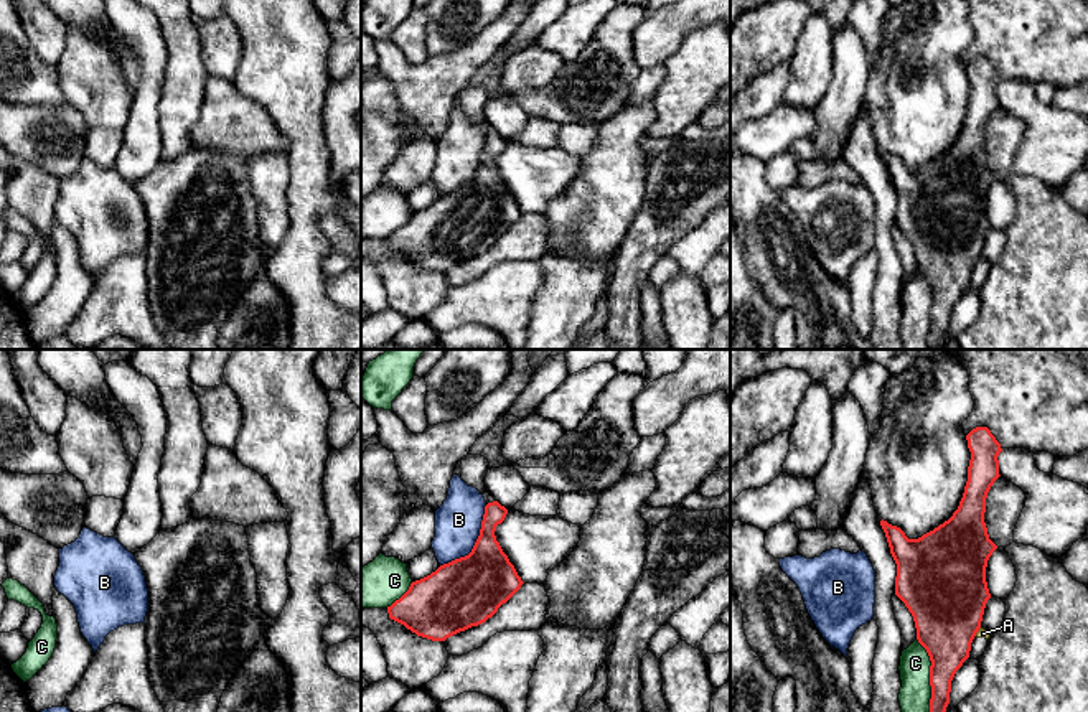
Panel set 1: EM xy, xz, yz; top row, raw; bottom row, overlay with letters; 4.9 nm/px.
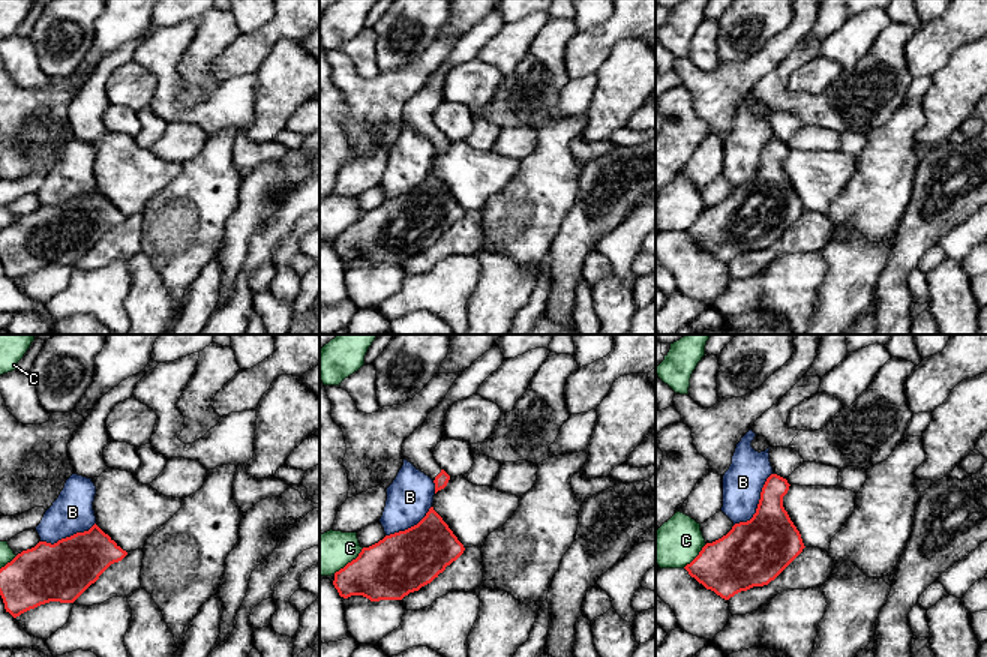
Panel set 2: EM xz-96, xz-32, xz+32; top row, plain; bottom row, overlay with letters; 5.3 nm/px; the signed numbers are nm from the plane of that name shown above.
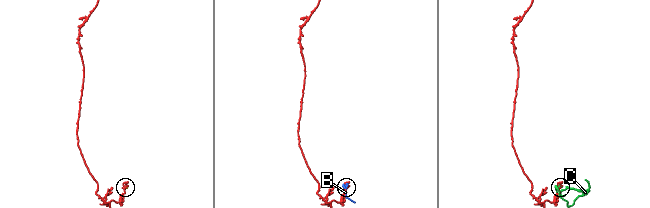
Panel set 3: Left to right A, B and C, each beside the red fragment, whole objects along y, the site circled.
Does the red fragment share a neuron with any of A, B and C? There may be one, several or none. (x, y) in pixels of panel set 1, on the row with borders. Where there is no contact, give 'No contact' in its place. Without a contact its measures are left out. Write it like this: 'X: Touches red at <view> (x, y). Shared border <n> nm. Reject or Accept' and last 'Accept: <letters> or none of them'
A: Touches red at yz (978, 630). Shared border 70 nm. Reject
B: Touches red at xz (475, 543). Shared border 380 nm. Reject
C: Touches red at yz (930, 674). Shared border 360 nm. Reject
Accept: none of them

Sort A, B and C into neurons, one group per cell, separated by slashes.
A / B / C

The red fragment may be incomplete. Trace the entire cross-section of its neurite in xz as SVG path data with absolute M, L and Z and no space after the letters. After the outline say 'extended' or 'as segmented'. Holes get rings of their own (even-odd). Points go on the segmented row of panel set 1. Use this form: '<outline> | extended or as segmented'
M467 455L453 471L486 501L480 536L471 552L412 582L409 590L387 607L389 618L417 636L445 641L478 626L524 583L495 536L508 509L486 491L488 470L485 457Z | extended

